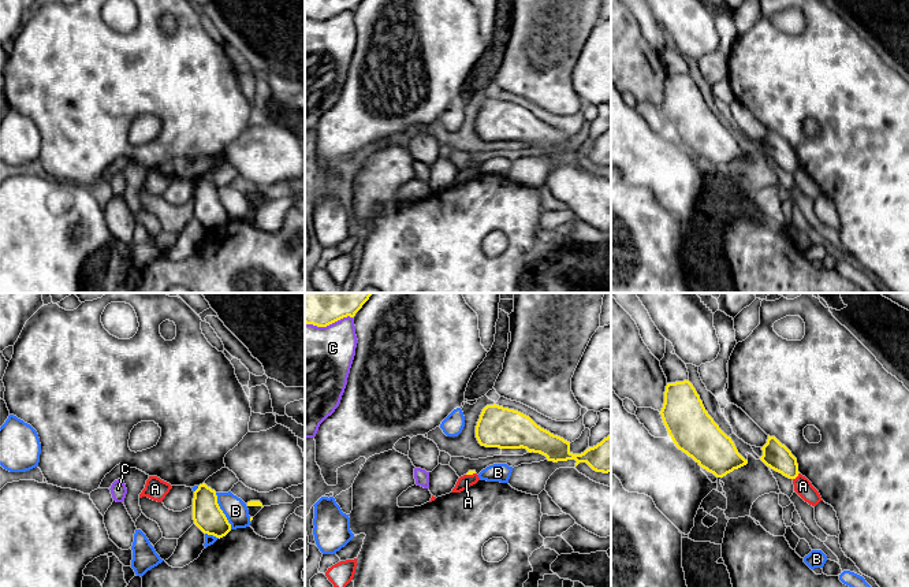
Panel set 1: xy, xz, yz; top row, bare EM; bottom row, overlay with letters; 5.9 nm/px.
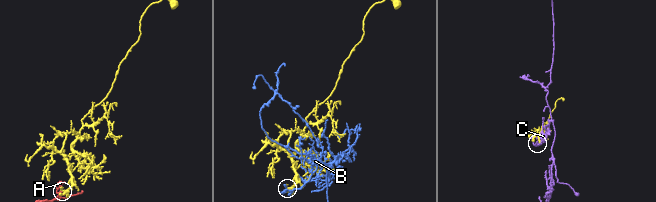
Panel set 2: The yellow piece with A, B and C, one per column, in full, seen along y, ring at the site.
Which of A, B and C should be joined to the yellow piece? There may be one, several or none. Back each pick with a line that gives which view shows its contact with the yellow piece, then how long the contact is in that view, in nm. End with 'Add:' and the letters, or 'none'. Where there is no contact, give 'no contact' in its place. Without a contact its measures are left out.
Add: none

